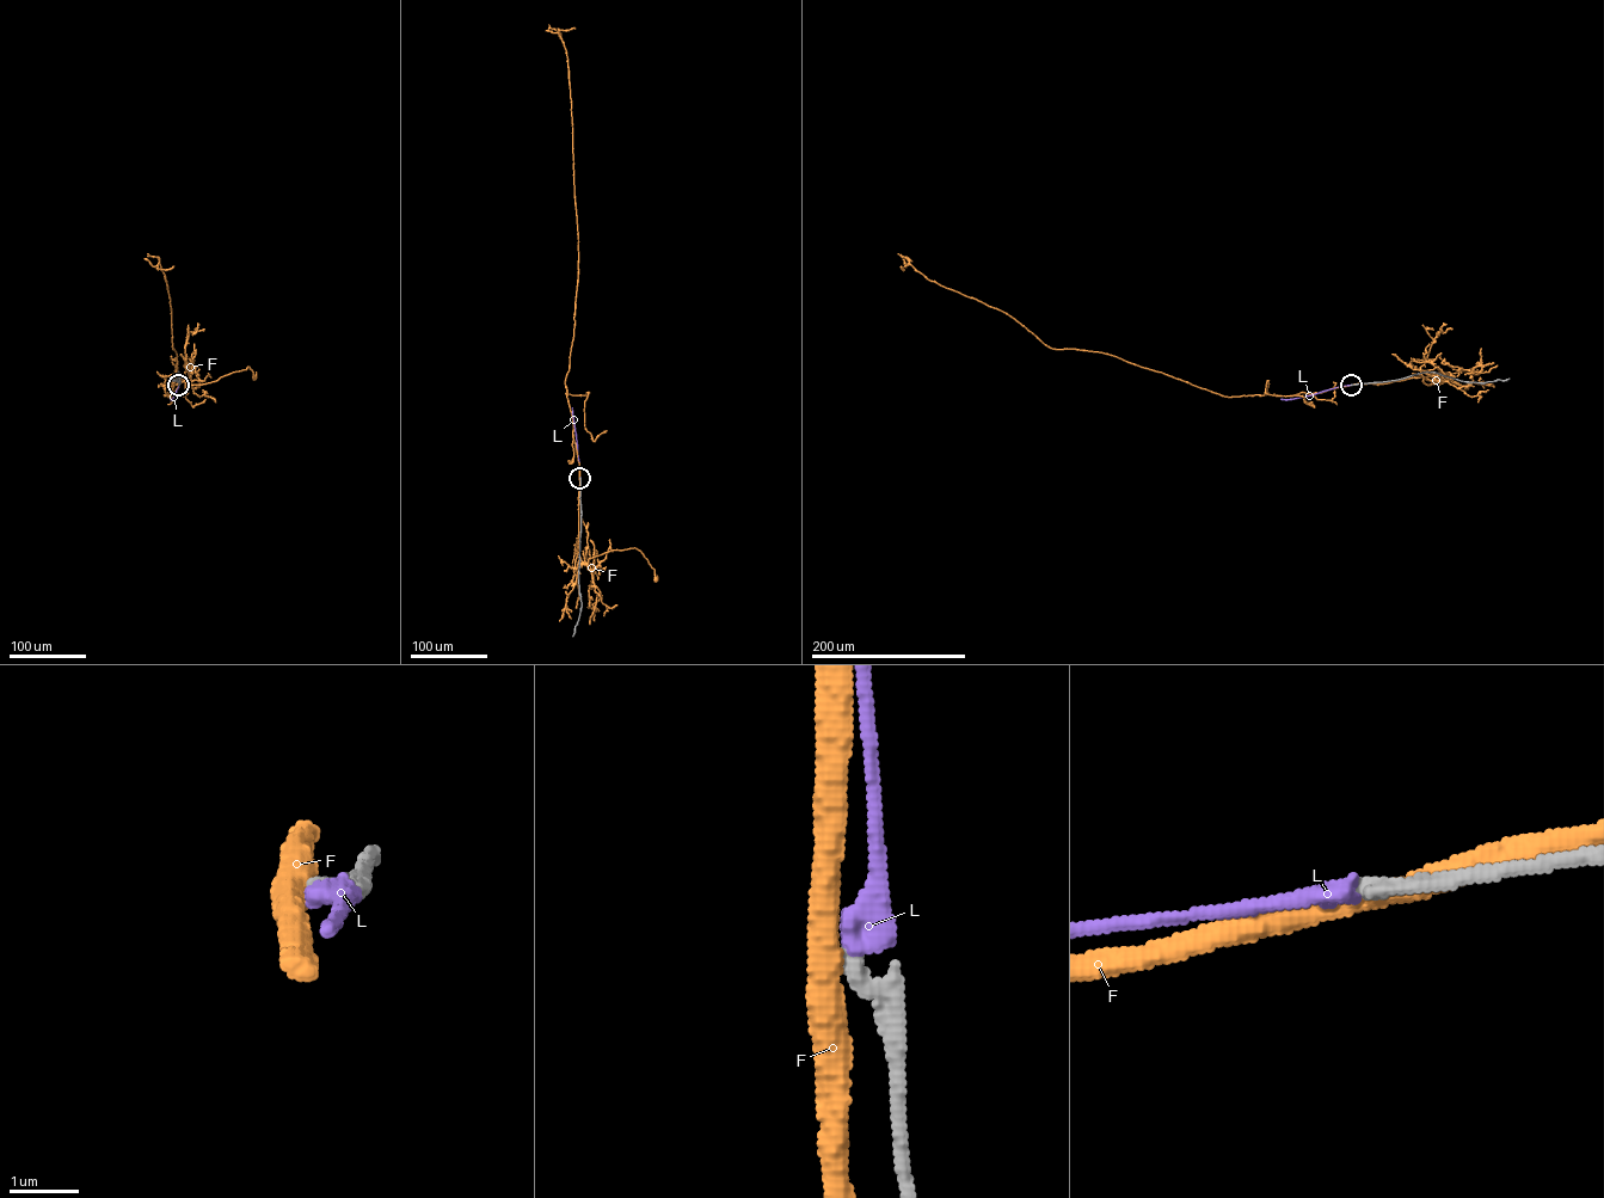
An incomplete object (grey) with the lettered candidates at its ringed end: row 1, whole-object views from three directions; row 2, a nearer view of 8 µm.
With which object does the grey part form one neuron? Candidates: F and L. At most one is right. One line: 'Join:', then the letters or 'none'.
Join: L

